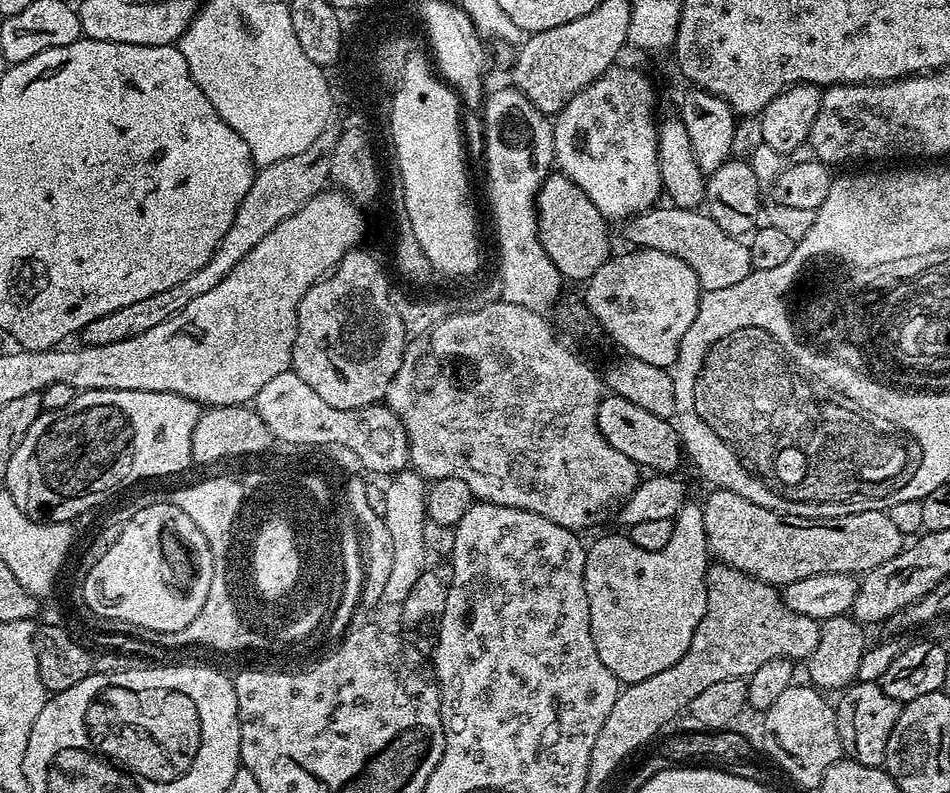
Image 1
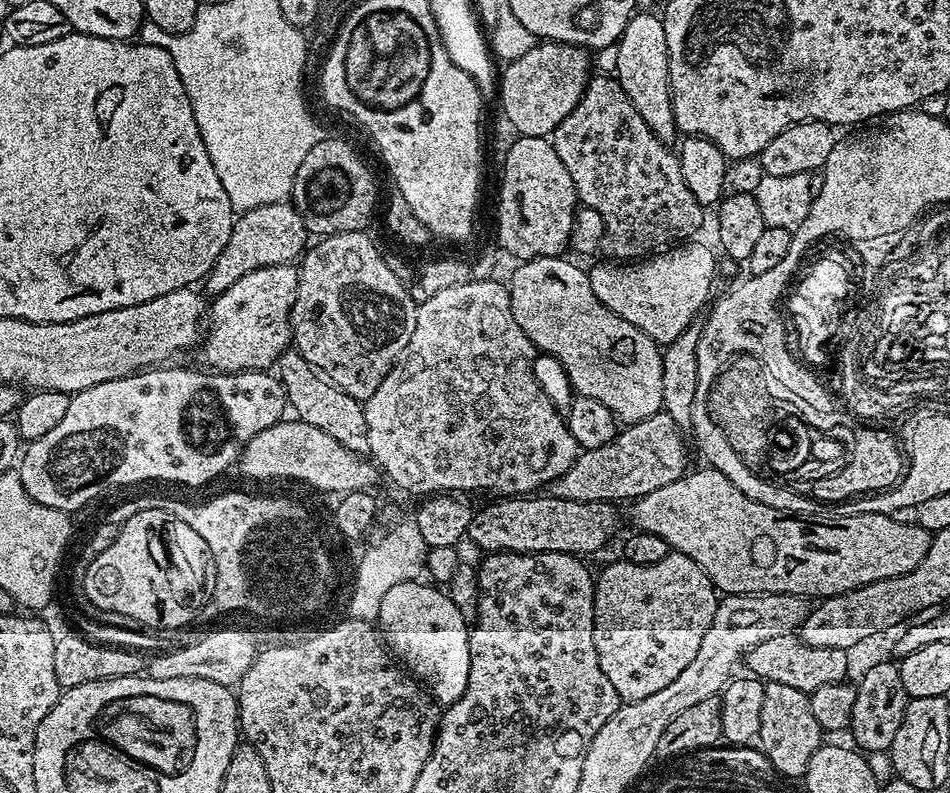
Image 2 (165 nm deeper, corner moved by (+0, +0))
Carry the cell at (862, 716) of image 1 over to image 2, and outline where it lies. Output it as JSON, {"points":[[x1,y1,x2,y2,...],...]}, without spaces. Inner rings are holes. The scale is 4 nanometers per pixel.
{"points":[[888,660,870,665,860,684,855,685,856,697,850,725,851,743,868,754,876,751,888,752,891,749,894,734,898,734,898,726,902,726,902,718,910,699,906,694,906,686,902,686,899,663]]}

